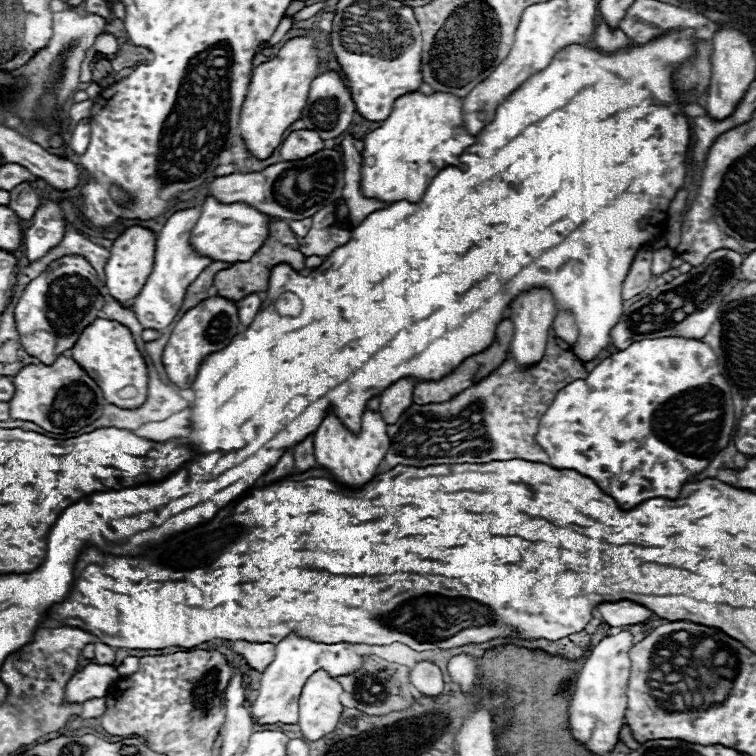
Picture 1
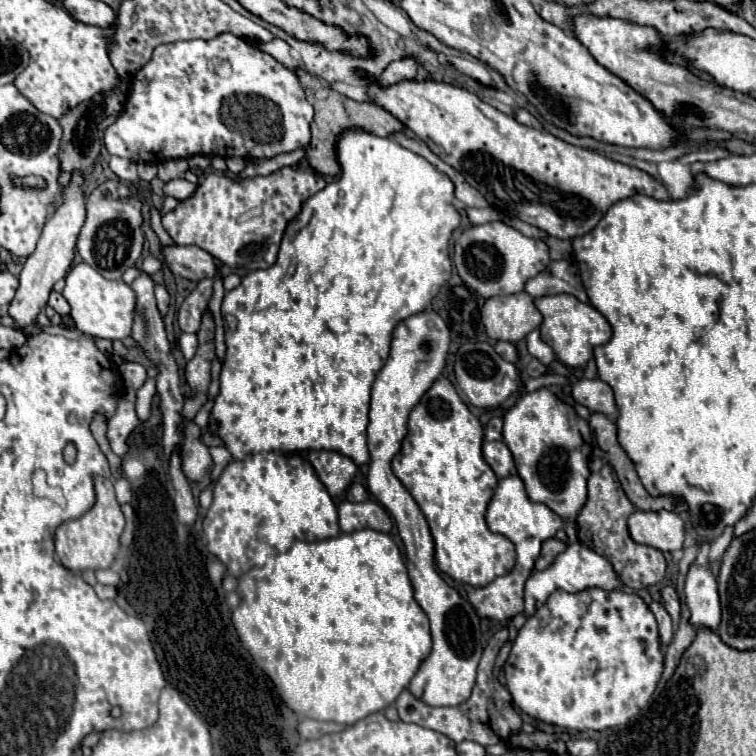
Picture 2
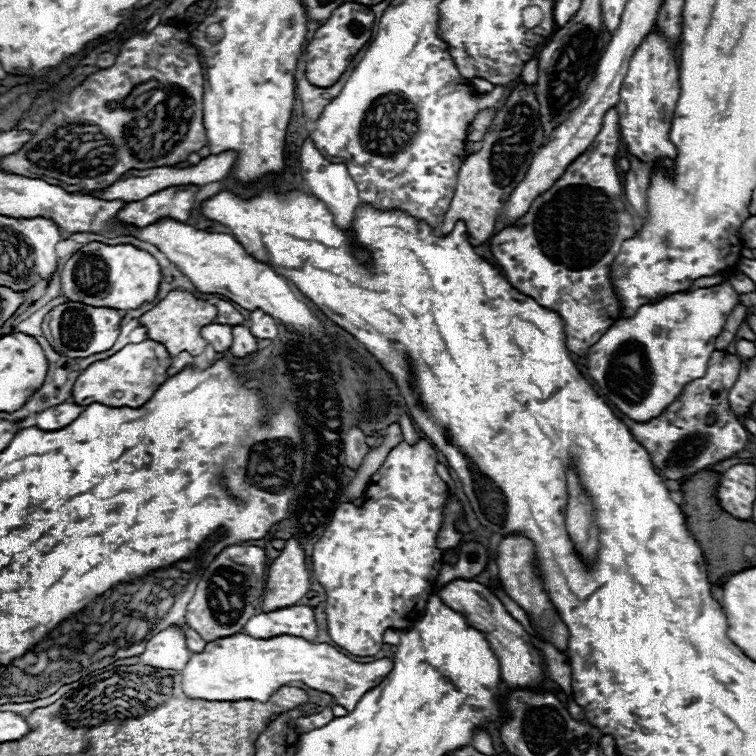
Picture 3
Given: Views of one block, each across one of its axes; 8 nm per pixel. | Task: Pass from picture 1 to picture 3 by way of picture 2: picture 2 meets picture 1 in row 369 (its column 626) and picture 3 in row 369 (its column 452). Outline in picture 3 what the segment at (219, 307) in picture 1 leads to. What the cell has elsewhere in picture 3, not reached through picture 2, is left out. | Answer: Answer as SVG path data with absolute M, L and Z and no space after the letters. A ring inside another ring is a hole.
M144 340L138 344L126 344L120 352L116 352L114 356L94 362L90 364L76 380L74 384L74 402L80 406L92 404L94 400L98 400L100 404L106 406L114 406L114 408L140 408L142 404L146 404L152 394L156 392L156 388L168 378L168 368L172 364L172 356L168 354L168 350L154 340ZM116 392L122 392L122 398L116 400Z

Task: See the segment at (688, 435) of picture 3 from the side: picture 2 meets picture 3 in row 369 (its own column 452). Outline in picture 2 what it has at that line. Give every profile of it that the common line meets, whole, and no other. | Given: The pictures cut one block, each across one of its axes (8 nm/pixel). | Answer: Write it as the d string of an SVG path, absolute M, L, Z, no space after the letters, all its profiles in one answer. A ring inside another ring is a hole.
M500 630L492 636L492 640L488 642L486 650L484 650L484 656L480 660L480 666L478 666L478 678L476 678L476 686L472 690L472 696L468 702L464 704L458 704L454 708L434 708L434 706L428 706L424 704L422 700L414 698L408 690L404 690L398 700L396 700L396 706L398 706L398 714L400 714L400 720L404 722L414 722L418 726L424 726L424 728L432 728L436 732L442 732L446 734L448 738L452 738L454 742L464 742L464 740L472 740L472 742L478 742L482 746L488 746L488 744L496 744L496 742L504 742L512 732L520 730L522 726L522 720L520 716L516 714L514 706L512 706L512 698L510 698L510 692L500 686L494 678L492 678L492 664L494 664L494 658L496 654L500 652L500 648L506 644L508 640L508 630Z

